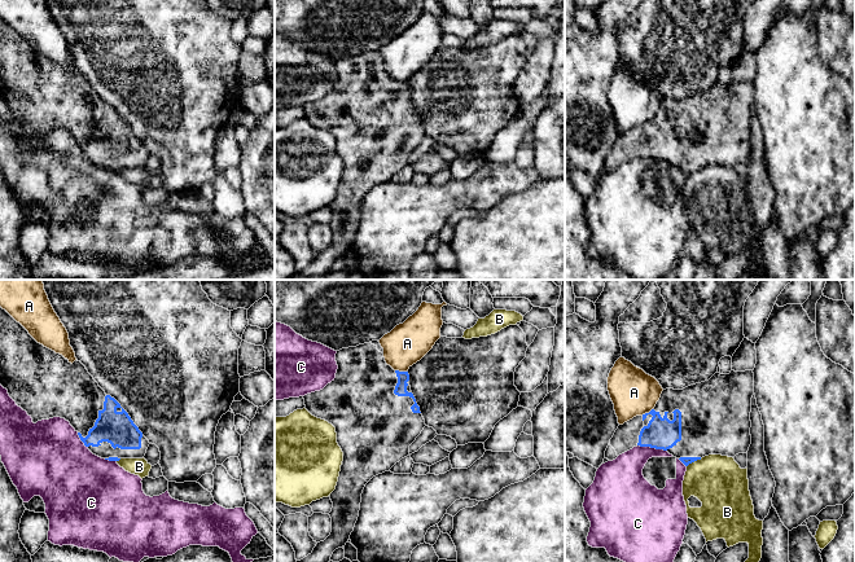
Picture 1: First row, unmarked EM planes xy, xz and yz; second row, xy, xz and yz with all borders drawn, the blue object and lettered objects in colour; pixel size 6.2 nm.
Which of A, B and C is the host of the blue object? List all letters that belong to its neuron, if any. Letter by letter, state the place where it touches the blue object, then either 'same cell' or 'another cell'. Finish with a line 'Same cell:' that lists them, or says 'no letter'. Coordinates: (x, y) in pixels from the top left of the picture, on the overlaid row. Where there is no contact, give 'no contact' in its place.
A: xz (400, 372) | another cell
B: yz (693, 461) | another cell
C: yz (652, 447) | another cell
Same cell: no letter

